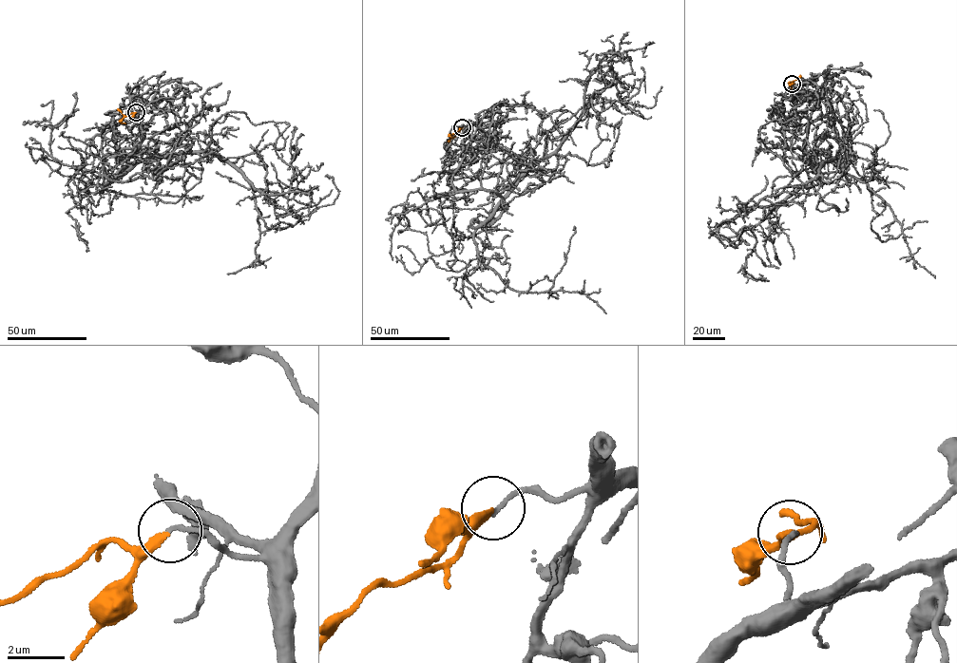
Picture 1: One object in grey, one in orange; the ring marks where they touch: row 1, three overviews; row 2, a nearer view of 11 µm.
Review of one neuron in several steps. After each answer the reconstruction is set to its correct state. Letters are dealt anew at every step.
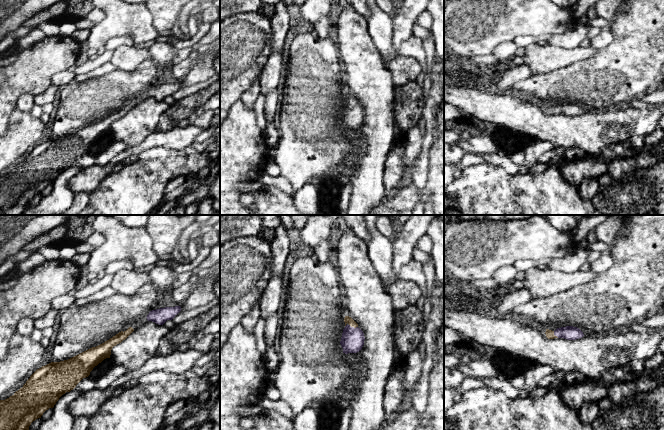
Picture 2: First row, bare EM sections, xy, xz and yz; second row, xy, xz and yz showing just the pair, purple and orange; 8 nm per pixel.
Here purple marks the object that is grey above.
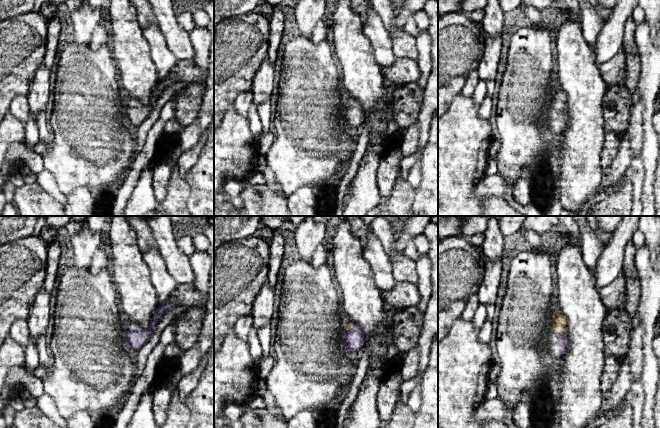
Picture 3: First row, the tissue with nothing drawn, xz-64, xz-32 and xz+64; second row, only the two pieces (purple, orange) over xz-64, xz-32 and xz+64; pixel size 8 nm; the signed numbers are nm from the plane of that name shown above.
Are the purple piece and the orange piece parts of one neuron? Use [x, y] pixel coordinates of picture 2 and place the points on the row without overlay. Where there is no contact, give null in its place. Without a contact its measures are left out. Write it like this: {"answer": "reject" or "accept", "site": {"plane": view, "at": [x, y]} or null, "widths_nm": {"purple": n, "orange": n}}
{"answer": "accept", "site": {"plane": "xz", "at": [353, 103]}, "widths_nm": {"purple": 190, "orange": 60}}

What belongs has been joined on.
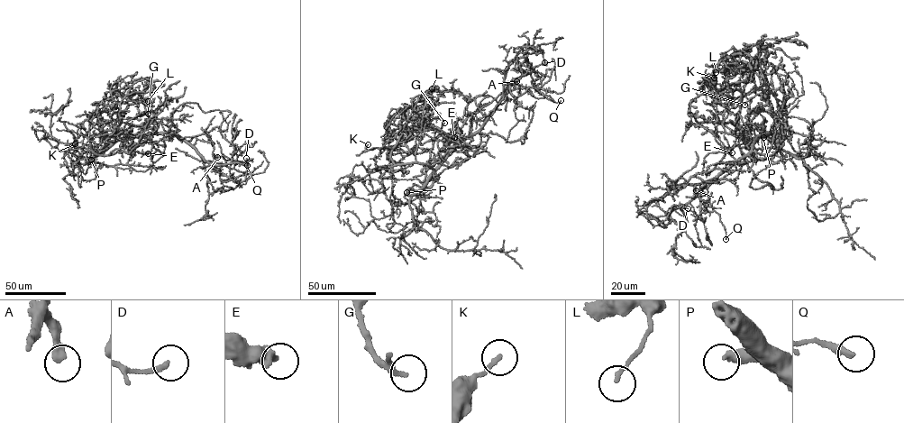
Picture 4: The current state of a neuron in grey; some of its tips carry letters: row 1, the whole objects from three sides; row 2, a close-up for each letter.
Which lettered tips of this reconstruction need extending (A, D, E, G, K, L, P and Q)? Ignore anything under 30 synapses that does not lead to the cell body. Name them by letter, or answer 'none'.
G, P

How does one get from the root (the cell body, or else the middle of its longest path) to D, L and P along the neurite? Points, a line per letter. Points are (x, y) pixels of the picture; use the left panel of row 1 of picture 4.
D: (140, 134), (165, 132), (177, 136), (235, 182), (246, 179), (246, 158)
L: (140, 134), (111, 154), (91, 148), (90, 136), (117, 128), (125, 96), (148, 101)
P: (140, 134), (120, 139), (91, 160)

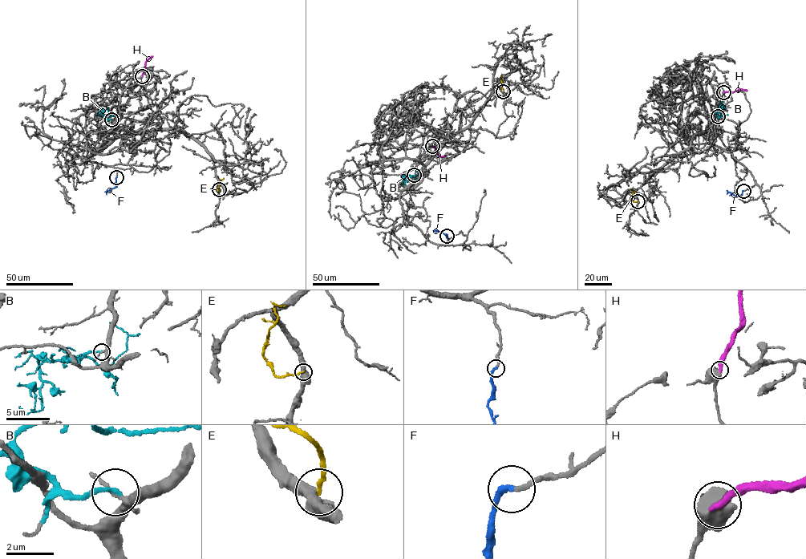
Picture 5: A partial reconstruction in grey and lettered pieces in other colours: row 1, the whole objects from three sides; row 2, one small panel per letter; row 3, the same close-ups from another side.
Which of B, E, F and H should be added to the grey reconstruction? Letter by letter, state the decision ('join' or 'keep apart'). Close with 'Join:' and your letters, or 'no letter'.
B: keep apart
E: keep apart
F: join
H: keep apart
Join: F

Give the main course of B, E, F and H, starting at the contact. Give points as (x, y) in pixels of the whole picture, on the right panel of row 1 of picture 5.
B: (718, 116), (719, 106), (722, 104), (725, 109), (722, 107)
E: (637, 201), (633, 202), (632, 199), (633, 192), (630, 188)
F: (743, 191), (737, 196), (728, 192), (727, 194)
H: (723, 93), (741, 89), (747, 91)

